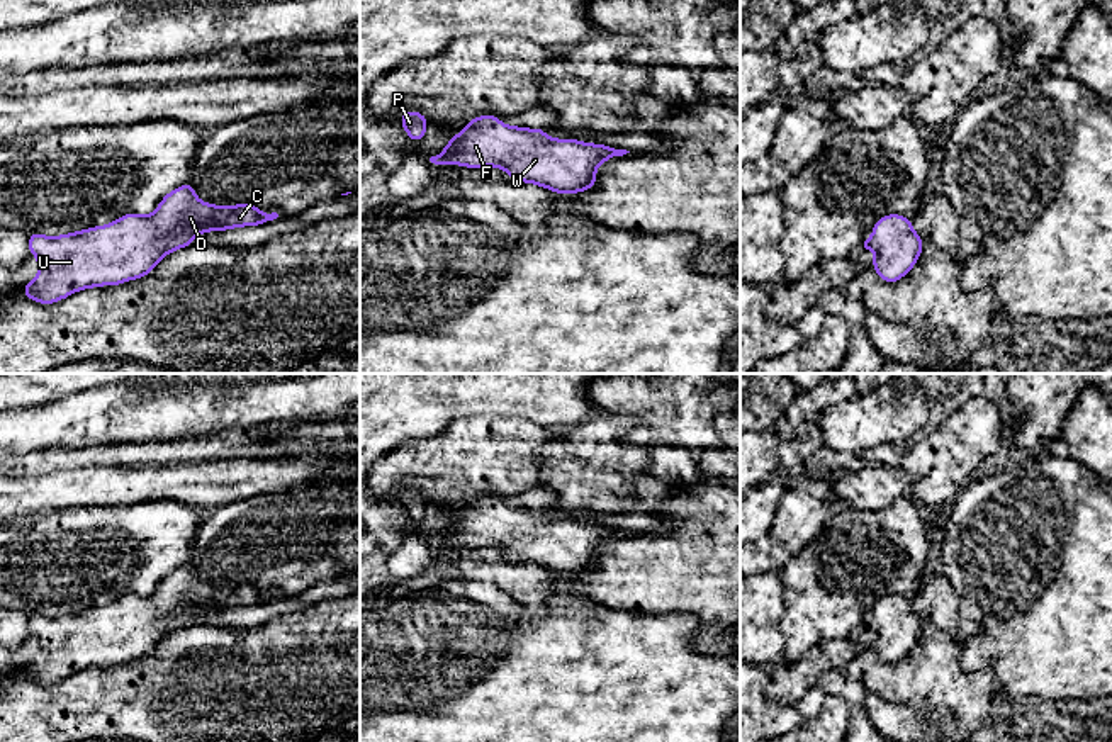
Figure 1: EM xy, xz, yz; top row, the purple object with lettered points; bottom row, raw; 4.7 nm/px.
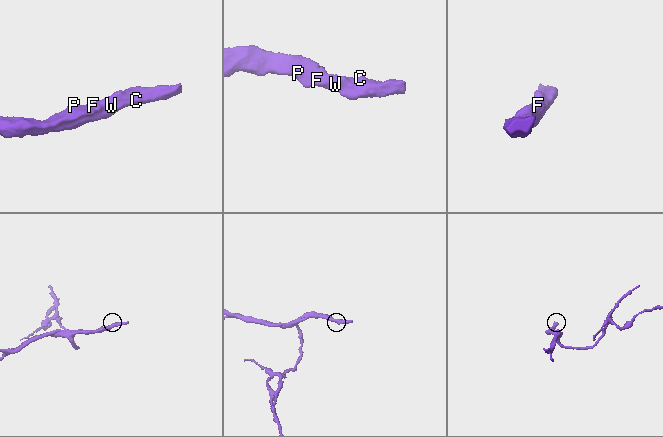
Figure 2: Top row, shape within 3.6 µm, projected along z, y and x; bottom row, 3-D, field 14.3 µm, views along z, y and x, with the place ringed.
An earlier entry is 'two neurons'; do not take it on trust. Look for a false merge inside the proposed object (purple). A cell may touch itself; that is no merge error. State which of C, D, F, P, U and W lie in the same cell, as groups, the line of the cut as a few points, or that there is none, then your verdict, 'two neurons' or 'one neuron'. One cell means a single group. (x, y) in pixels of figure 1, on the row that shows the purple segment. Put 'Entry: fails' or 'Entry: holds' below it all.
groups C D F P U W; cut none; one neuron
Entry: fails

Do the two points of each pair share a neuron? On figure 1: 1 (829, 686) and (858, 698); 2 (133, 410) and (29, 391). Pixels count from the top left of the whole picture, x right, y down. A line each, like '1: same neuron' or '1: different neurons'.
1: same neuron
2: different neurons

